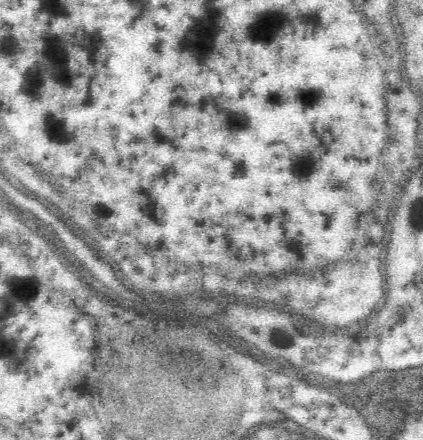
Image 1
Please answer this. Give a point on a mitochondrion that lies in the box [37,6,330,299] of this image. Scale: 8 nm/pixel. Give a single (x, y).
(306, 97)

